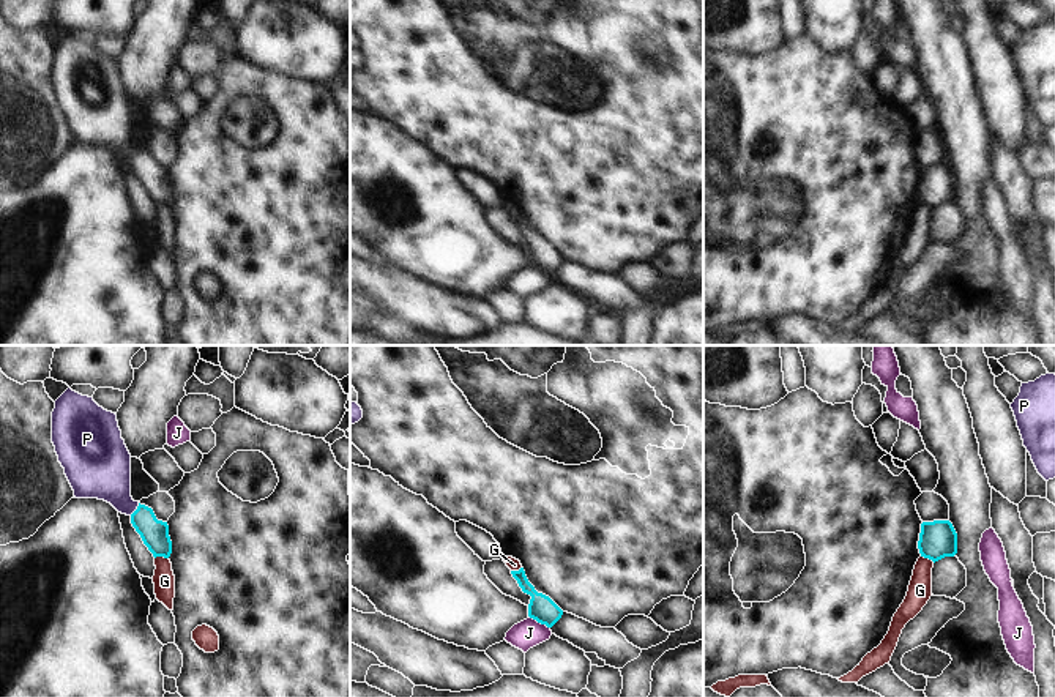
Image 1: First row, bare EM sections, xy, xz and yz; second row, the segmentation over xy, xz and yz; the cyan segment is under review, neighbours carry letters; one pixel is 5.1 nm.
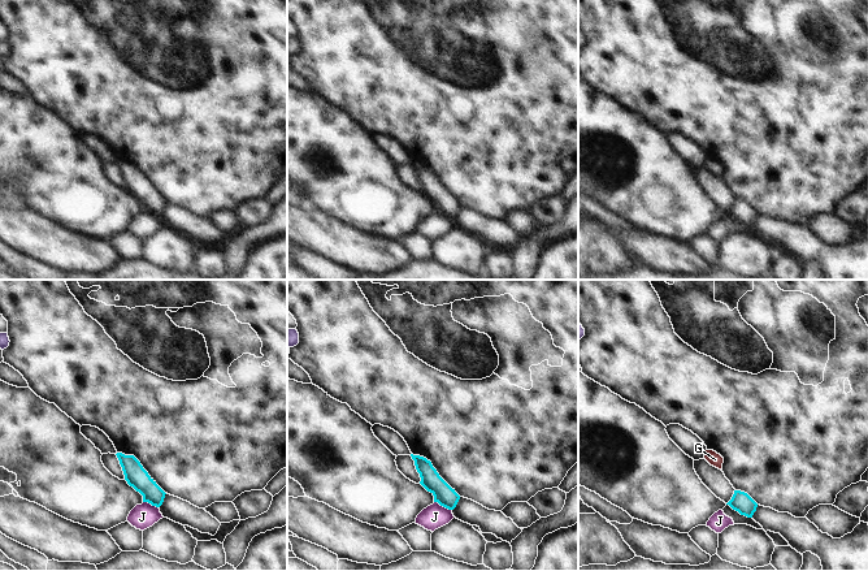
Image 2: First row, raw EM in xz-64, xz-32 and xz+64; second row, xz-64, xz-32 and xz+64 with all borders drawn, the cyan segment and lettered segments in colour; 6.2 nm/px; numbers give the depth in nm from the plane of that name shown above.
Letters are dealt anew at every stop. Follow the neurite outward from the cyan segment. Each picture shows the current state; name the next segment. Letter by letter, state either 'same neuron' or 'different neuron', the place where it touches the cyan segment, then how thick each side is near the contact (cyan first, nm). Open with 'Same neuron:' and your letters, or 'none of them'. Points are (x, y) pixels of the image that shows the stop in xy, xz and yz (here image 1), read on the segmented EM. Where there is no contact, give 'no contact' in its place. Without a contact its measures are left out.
Same neuron: P
G: different neuron; meets cyan in xy at (161, 555); 140 nm thick on the cyan side, 110 nm on the other
J: different neuron; meets cyan in xz at (540, 622); 140 nm thick on the cyan side, 140 nm on the other
P: same neuron; meets cyan in xy at (136, 510); 140 nm thick on the cyan side, 280 nm on the other

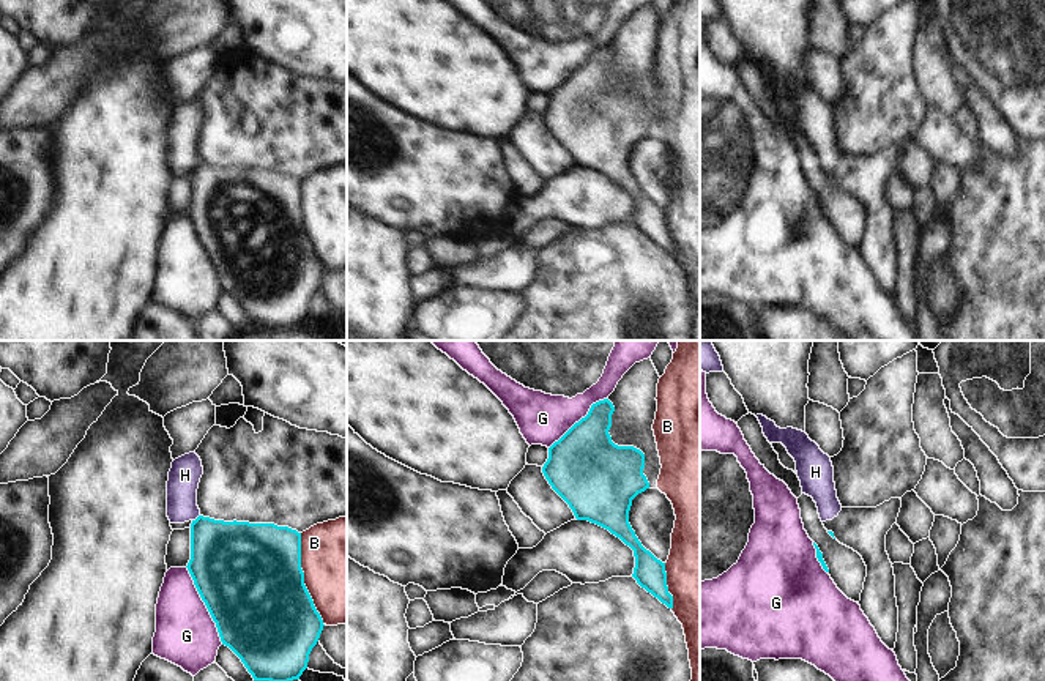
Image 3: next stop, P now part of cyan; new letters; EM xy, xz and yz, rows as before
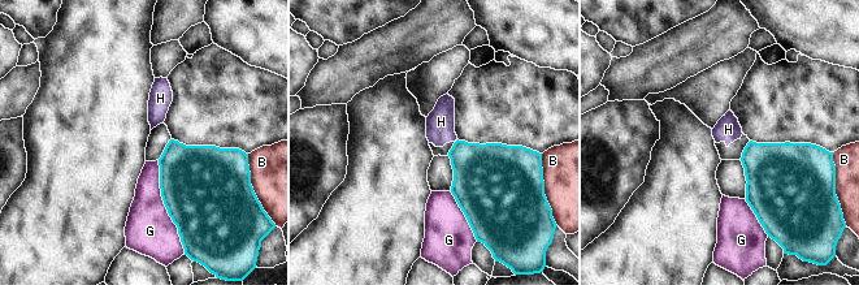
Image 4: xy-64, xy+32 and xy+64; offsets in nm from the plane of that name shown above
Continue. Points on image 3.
Same neuron: none of them
B: different neuron; meets cyan in xy at (303, 579); 500 nm thick on the cyan side, 440 nm on the other
G: different neuron; meets cyan in xy at (205, 604); 500 nm thick on the cyan side, 320 nm on the other
H: different neuron; meets cyan in xy at (197, 517); 360 nm thick on the cyan side, 160 nm on the other

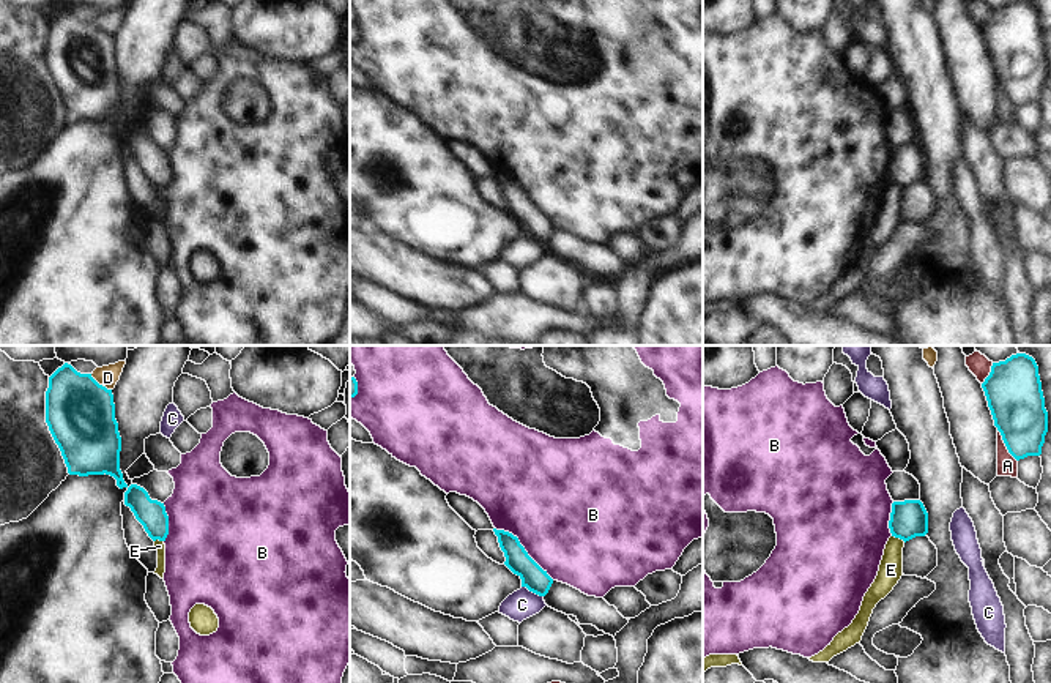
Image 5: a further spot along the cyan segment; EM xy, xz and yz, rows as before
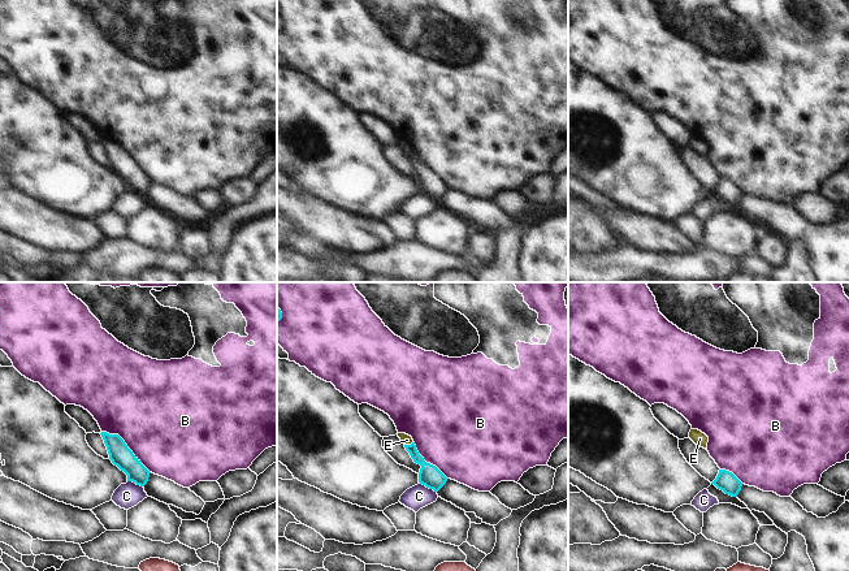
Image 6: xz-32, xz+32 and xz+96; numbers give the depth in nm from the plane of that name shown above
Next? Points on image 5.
Same neuron: none of them
A: different neuron; meets cyan in yz at (1006, 445); 280 nm thick on the cyan side, 110 nm on the other
B: different neuron; meets cyan in xz at (523, 548); 120 nm thick on the cyan side, 500 nm on the other
C: different neuron; meets cyan in xz at (533, 592); 120 nm thick on the cyan side, 150 nm on the other
D: different neuron; meets cyan in xy at (101, 385); 360 nm thick on the cyan side, 110 nm on the other
E: different neuron; meets cyan in yz at (898, 537); 190 nm thick on the cyan side, 130 nm on the other

